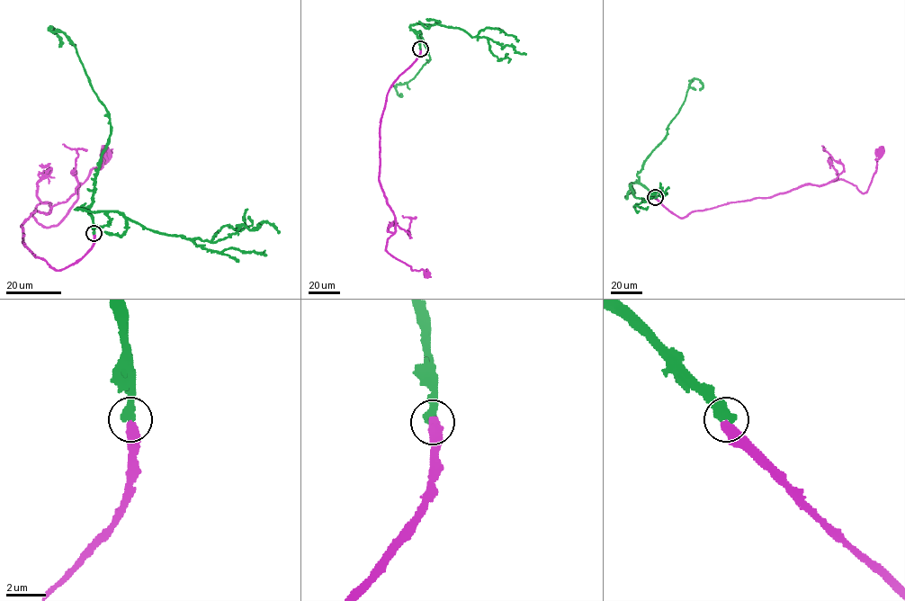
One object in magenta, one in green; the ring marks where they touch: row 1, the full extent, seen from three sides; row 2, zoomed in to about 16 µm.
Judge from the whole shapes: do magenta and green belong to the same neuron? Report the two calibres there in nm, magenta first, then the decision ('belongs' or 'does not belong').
460/550 nm | does not belong

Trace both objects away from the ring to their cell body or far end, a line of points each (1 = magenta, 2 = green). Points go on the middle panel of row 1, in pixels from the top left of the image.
1: (420, 48), (387, 94), (380, 126), (379, 181), (395, 223), (385, 250), (426, 274)
2: (420, 48), (416, 33), (419, 31), (429, 60), (413, 78), (396, 85), (400, 96), (400, 93)

